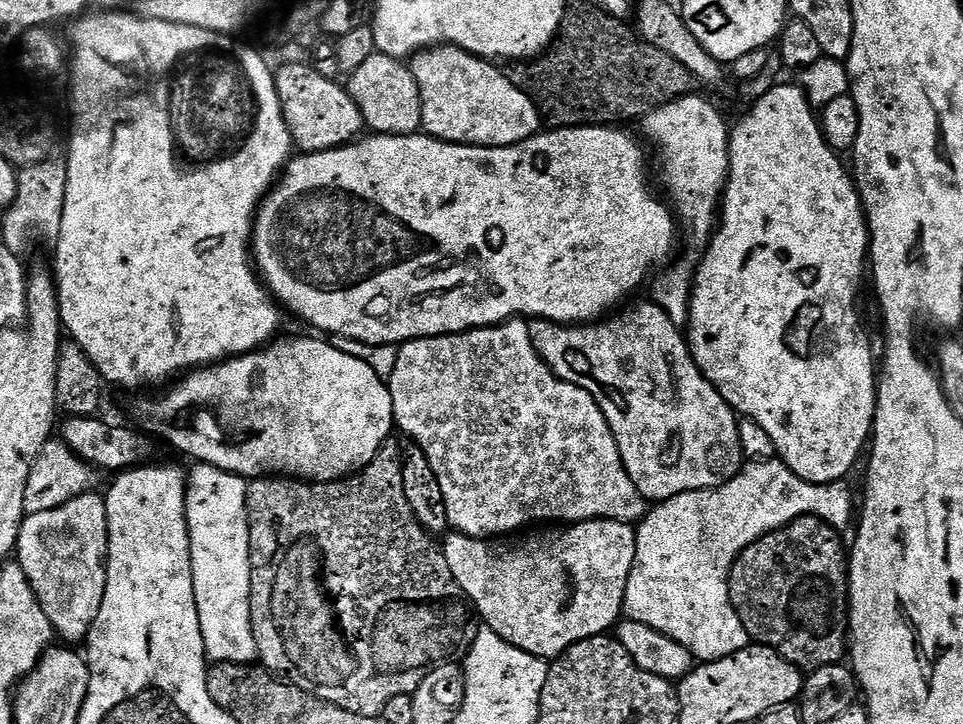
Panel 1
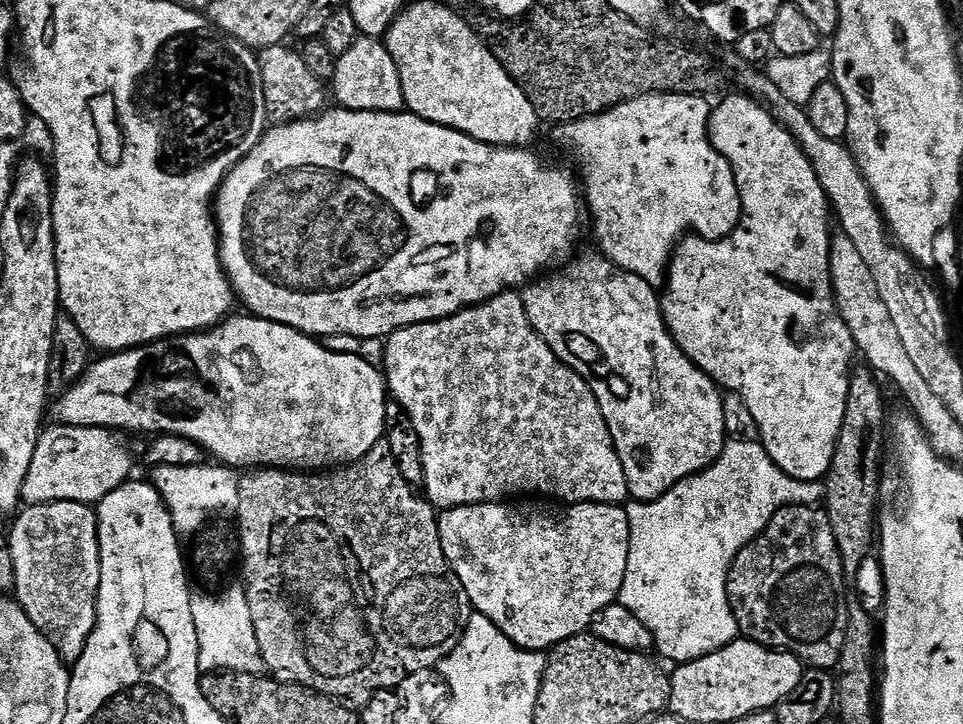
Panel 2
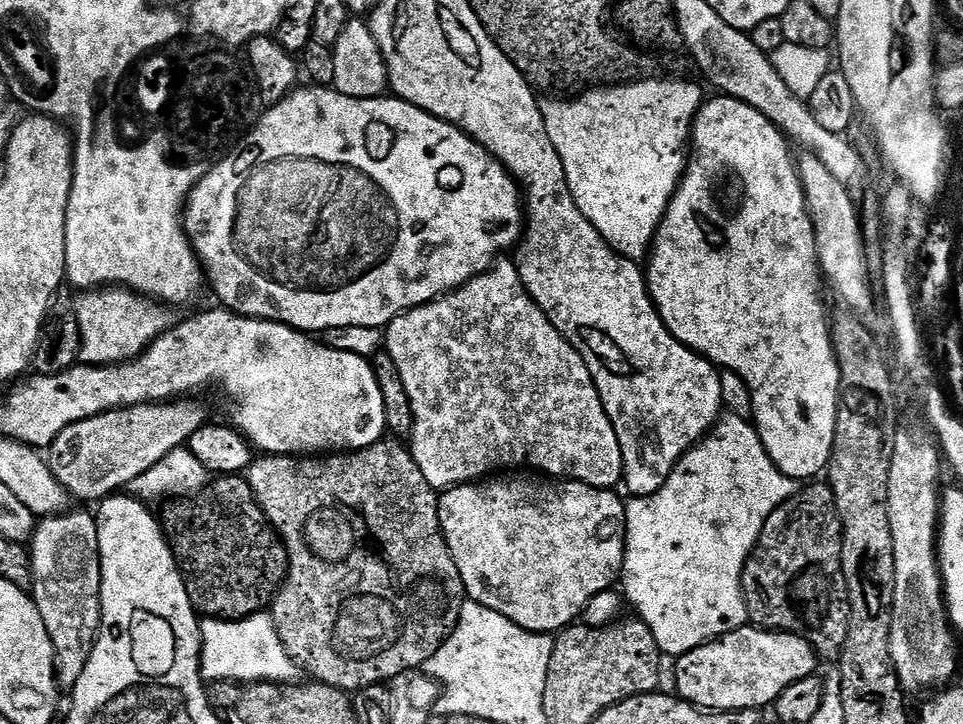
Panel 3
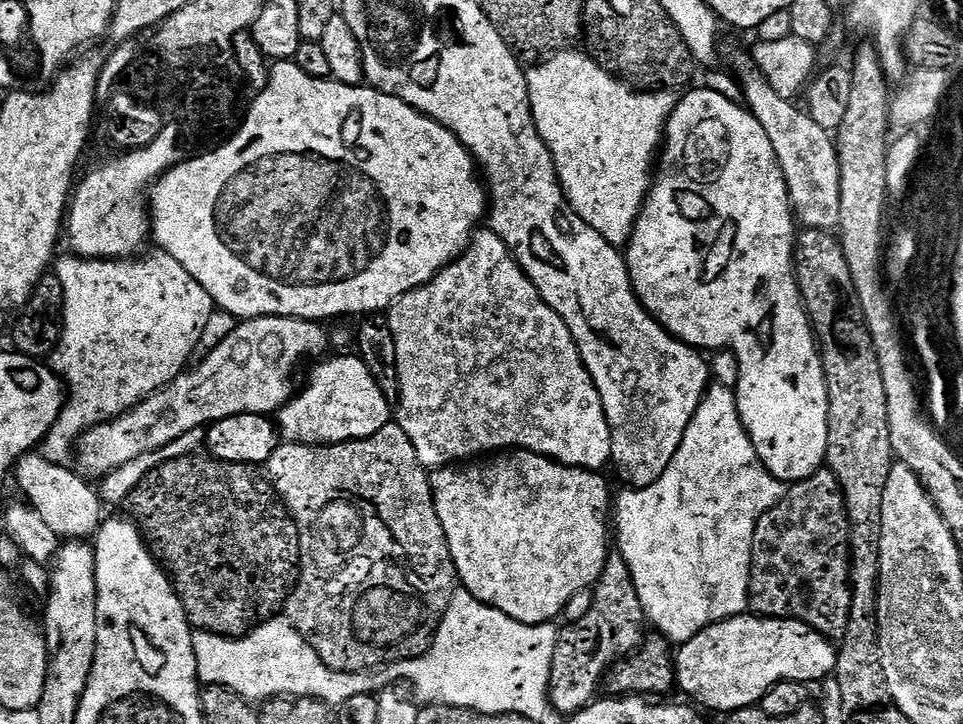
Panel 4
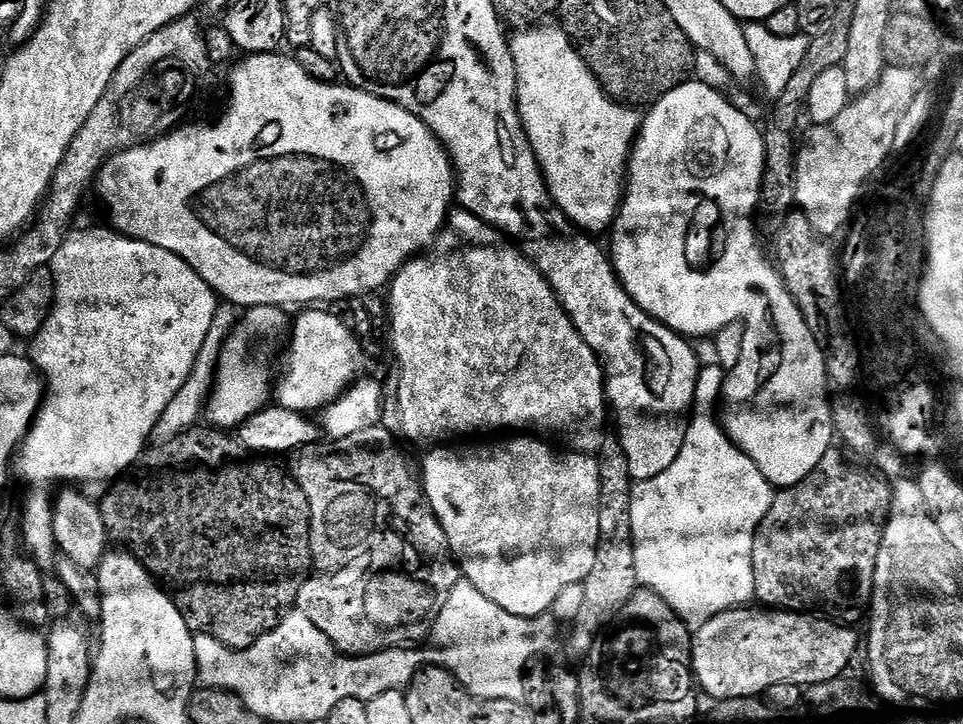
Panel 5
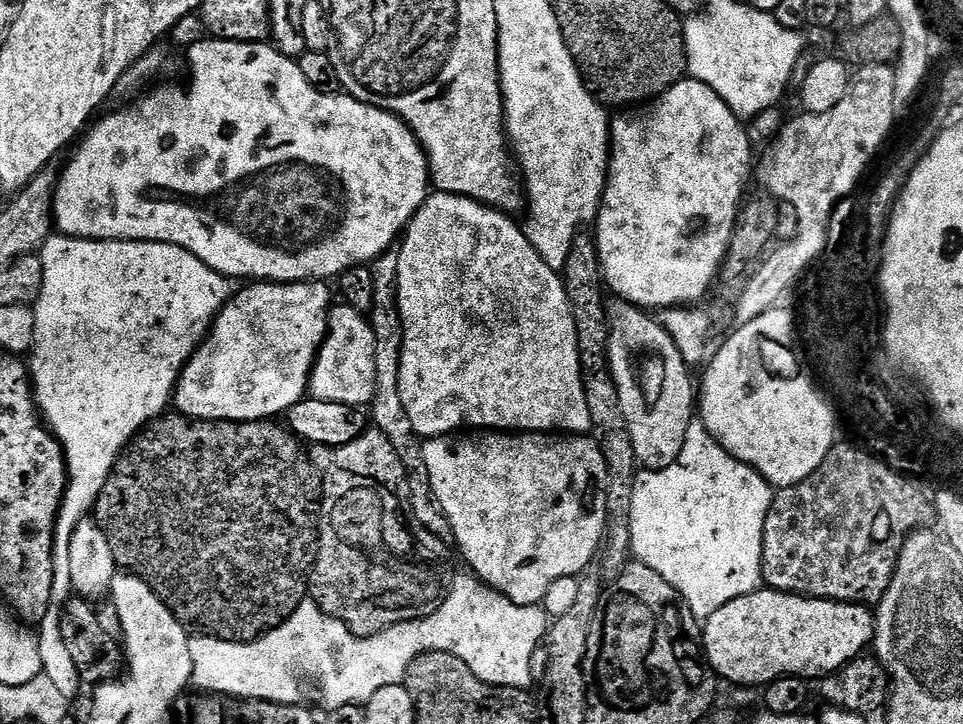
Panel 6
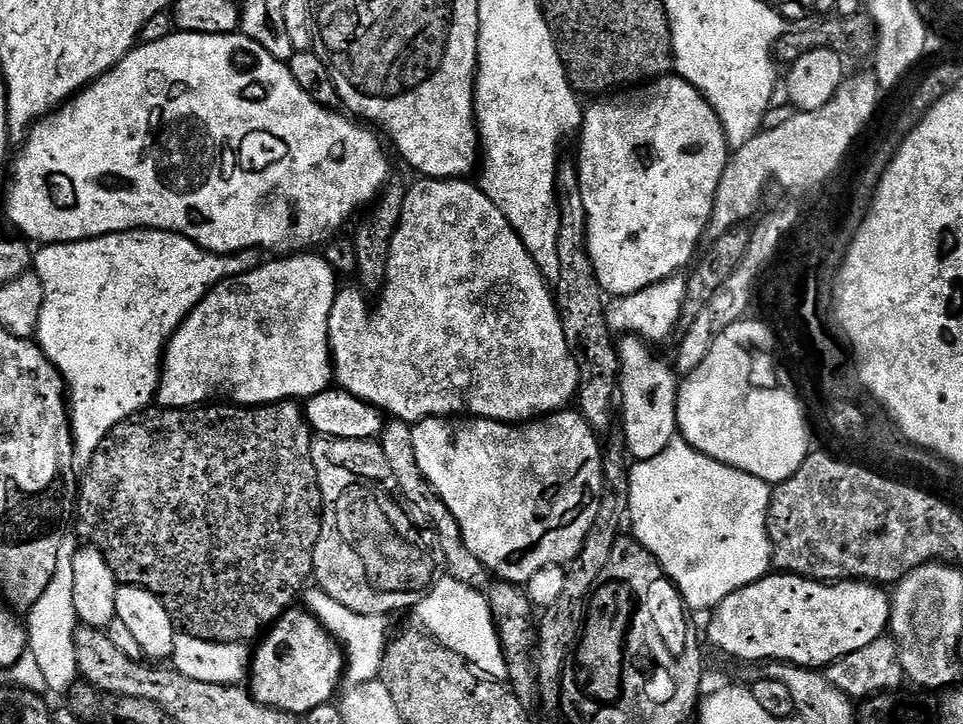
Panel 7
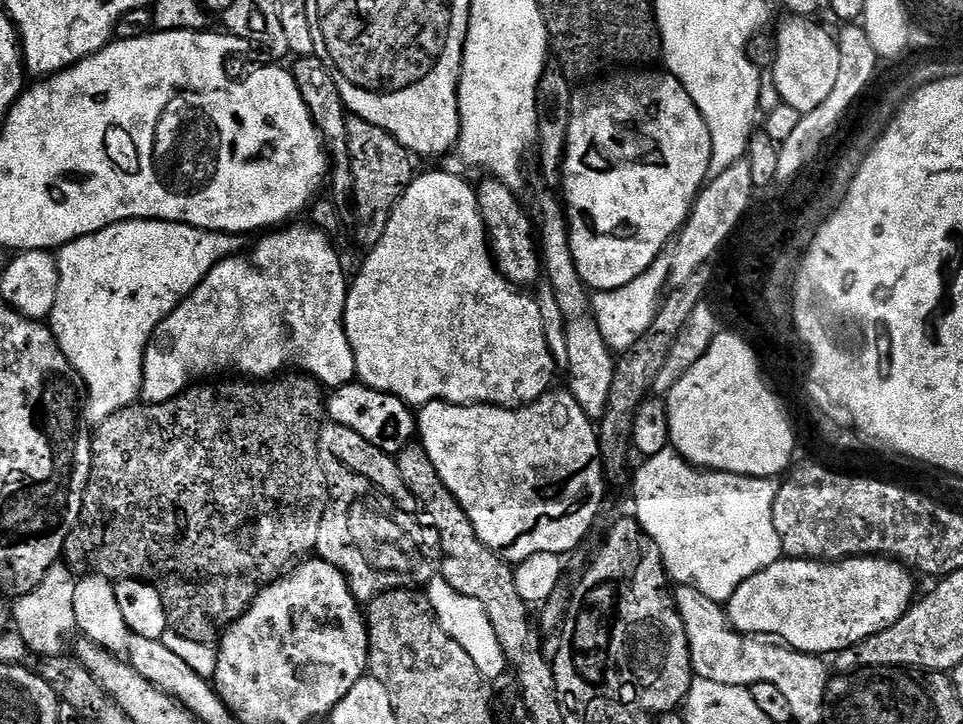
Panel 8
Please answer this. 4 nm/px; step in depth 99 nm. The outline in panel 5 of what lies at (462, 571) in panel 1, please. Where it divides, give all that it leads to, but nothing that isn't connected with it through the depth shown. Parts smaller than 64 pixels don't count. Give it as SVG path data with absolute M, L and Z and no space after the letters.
M516 434L509 444L500 444L497 448L488 448L484 444L476 444L473 448L448 448L452 446L436 446L423 453L425 462L426 492L425 496L432 508L433 514L441 523L446 537L449 539L451 555L460 559L463 579L468 580L481 594L486 594L490 602L502 606L515 616L535 618L551 613L555 599L566 586L583 583L594 567L594 554L598 546L598 498L600 497L600 461L595 455L563 450L559 452L551 448L549 441L537 438L532 434Z

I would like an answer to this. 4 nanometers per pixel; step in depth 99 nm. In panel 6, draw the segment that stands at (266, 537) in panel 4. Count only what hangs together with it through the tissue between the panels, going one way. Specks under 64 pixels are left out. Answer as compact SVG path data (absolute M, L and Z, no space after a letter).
M179 414L157 416L156 419L120 453L120 458L116 461L116 467L112 469L111 474L108 476L106 486L102 486L102 494L97 498L94 505L94 519L110 542L110 550L116 559L117 569L123 570L125 573L136 576L140 580L144 580L148 583L156 592L156 595L159 596L161 602L176 615L176 619L184 625L185 629L191 630L196 634L213 636L219 640L234 642L235 644L251 644L252 641L259 640L260 637L266 635L270 629L278 627L278 625L284 623L285 620L289 620L294 614L296 607L309 595L309 569L313 565L314 545L317 543L318 535L318 500L315 495L312 497L312 488L314 492L313 463L306 455L305 449L302 450L300 447L302 447L302 444L295 432L289 430L283 423L273 422L272 420L242 420L237 422L234 420L190 420L188 417Z

